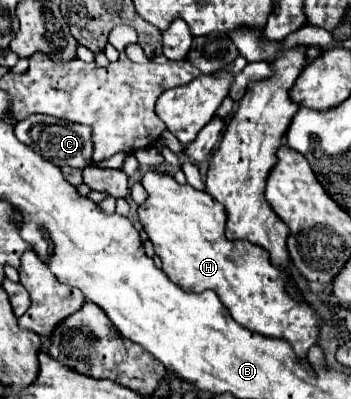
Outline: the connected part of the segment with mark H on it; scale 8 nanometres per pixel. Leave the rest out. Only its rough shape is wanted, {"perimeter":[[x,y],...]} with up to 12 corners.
{"perimeter":[[148,171],[138,217],[168,279],[306,359],[322,317],[206,191]]}

